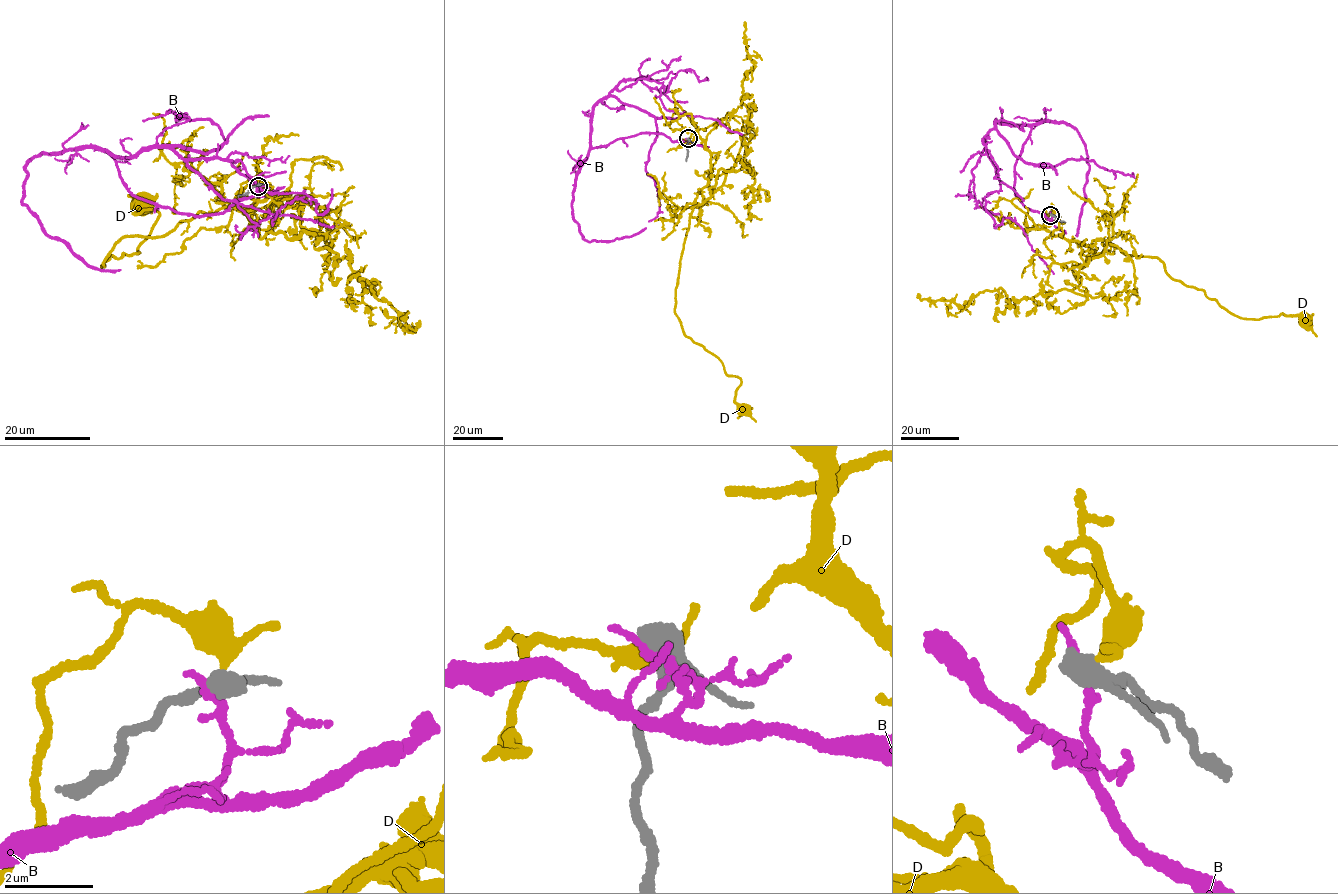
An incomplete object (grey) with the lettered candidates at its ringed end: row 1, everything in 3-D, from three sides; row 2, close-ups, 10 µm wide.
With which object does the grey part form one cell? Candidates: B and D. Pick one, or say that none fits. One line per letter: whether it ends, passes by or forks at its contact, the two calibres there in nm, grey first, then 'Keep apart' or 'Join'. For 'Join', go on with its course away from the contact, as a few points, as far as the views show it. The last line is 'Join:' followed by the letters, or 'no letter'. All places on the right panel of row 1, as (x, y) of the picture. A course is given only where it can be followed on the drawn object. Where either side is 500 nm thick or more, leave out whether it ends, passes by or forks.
B: It ends there. Thickness 400 nm (grey) against 240 nm. Keep apart
D: It passes by. Thickness 400 nm (grey) against 320 nm. Keep apart
Join: no letter

